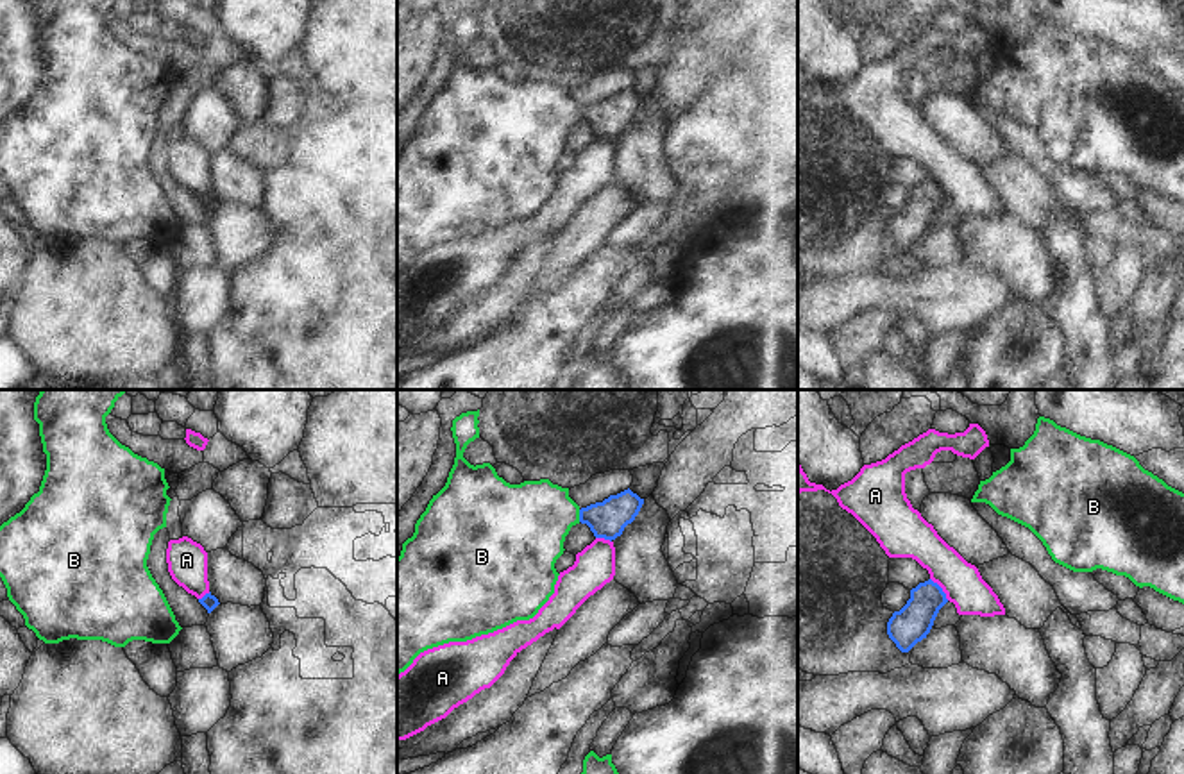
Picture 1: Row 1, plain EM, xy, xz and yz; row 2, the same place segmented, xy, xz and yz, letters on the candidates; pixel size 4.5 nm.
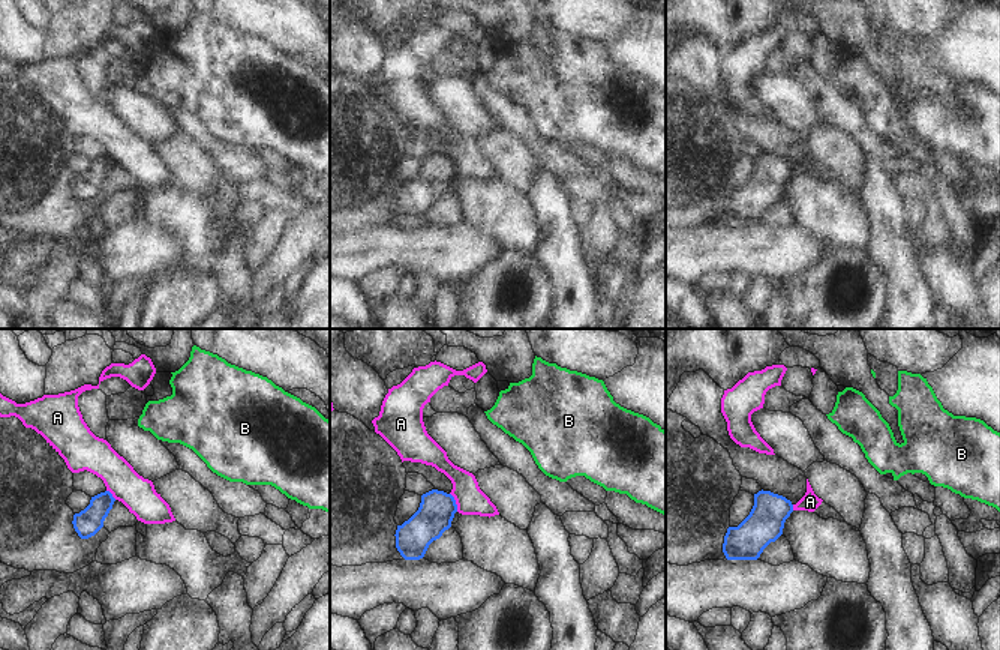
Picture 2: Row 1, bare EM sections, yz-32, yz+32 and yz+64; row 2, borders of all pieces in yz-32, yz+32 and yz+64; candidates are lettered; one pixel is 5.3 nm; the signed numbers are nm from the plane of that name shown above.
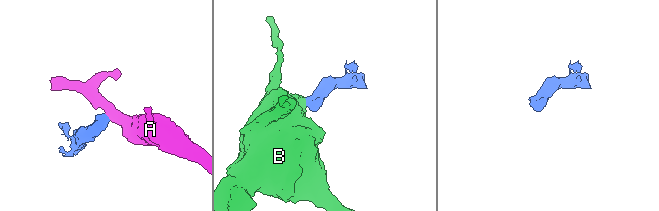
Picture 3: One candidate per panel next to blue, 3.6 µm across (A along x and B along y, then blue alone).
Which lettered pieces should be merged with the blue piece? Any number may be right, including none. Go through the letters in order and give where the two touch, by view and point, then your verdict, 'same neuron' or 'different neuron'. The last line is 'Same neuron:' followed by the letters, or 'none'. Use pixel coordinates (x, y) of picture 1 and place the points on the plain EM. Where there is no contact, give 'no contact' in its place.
A: meets blue in yz at (941, 188); different neuron
B: meets blue in xz at (580, 115); same neuron
Same neuron: B

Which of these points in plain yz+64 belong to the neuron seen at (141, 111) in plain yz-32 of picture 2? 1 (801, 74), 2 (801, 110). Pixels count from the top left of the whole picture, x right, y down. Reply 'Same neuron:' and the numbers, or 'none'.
Same neuron: 2

